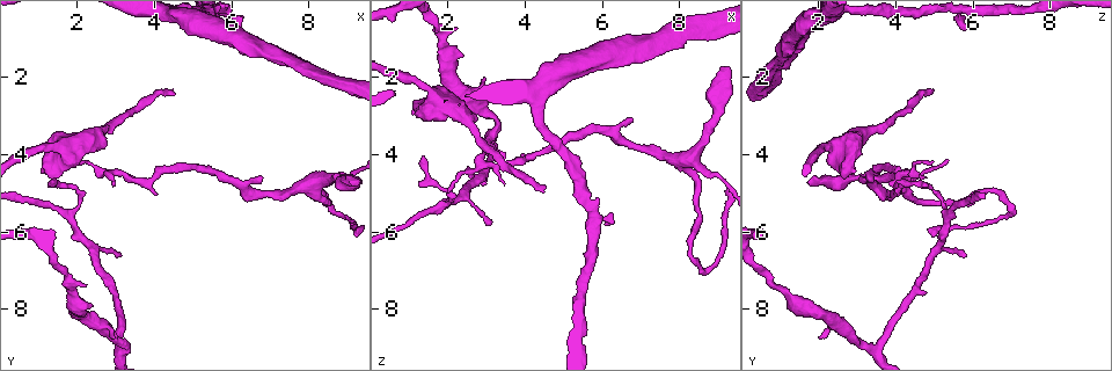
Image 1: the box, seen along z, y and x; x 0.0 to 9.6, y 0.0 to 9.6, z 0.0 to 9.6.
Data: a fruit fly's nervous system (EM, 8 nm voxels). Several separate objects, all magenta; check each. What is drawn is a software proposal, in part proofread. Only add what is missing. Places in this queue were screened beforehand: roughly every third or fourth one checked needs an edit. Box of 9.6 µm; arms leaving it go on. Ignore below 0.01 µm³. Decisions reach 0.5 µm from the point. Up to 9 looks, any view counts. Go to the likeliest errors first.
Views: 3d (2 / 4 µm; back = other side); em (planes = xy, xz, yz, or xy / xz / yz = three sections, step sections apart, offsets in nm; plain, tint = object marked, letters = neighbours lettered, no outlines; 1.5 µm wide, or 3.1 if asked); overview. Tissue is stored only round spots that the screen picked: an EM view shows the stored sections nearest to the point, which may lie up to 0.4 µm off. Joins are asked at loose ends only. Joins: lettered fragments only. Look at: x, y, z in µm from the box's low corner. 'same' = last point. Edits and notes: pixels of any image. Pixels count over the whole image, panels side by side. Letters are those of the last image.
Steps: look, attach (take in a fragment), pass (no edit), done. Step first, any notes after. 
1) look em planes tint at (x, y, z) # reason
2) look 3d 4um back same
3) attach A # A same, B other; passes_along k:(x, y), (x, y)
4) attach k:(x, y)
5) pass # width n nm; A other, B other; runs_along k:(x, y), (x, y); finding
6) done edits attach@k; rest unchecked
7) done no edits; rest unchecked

look 3d 4um at (4.45, 2.35, 4.95) # long arm stops here

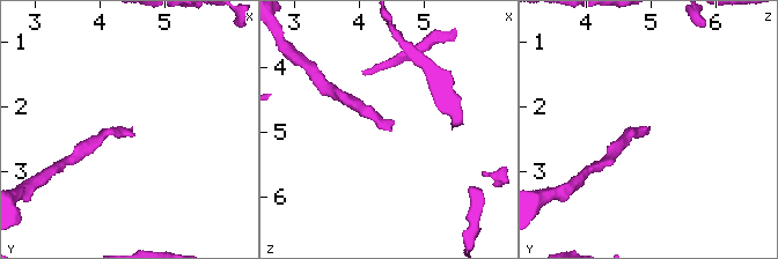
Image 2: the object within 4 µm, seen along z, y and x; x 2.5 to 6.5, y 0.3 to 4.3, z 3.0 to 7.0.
look em yz step 8 letters at (4.50, 2.30, 5.00)

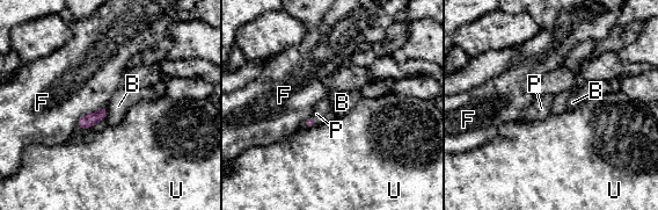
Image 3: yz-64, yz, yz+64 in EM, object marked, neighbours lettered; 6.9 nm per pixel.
look em xz step 8 letters same

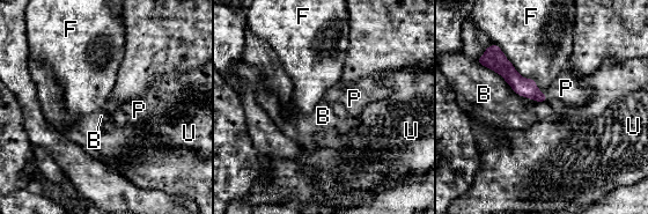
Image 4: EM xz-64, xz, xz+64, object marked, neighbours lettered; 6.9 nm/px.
attach P # B other, F other, P same, U other; passes_along 4:(523, 87), (545, 96), (566, 88); the cell continues

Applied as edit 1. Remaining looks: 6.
look em planes letters at (2.95, 4.80, 3.85) # branch stops here

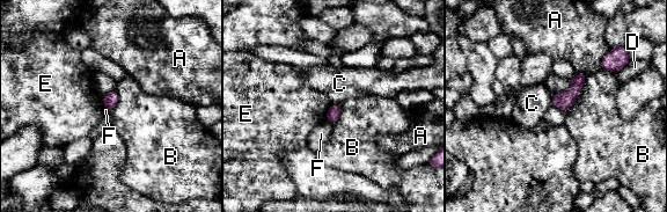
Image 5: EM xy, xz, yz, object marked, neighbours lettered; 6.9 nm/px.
pass # longest_contact B 300 nm; A other, B other, C other, D other, E other, F other; none of them fits

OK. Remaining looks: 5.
look em xz step 4 letters at (6.00, 0.75, 5.80) # branch stops here

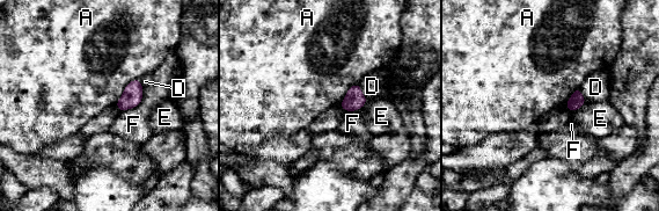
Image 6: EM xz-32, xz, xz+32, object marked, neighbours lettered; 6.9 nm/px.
pass # longest_contact A 260 nm; A other, D other, E other, F other; no lettered fragment goes on from it

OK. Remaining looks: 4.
look 3d 4um at (3.15, 6.65, 5.80) # thin end

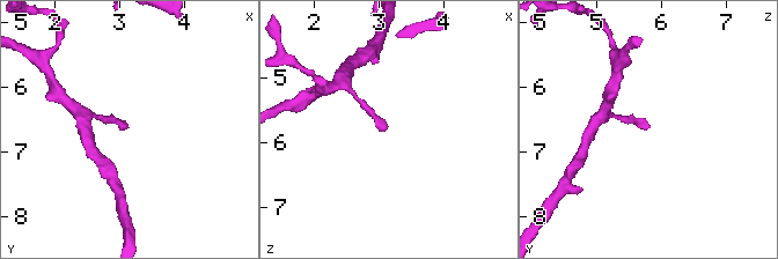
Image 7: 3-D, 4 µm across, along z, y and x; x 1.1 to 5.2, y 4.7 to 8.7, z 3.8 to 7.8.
look em planes letters at (3.10, 6.65, 5.80) # shape alone is not enough

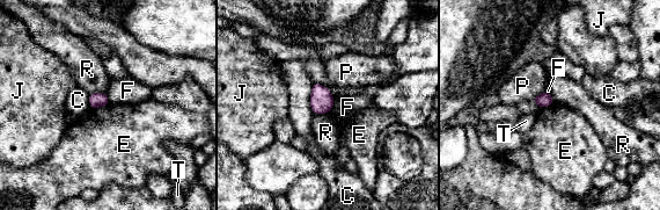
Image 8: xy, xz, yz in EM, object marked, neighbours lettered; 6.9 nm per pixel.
pass # width 100 nm; C other, E other, F other, J other, P other, R other, T other; border 8:(109, 102), (90, 109); no lettered fragment goes on from it

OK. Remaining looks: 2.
done edits attach@4; rest unchecked

